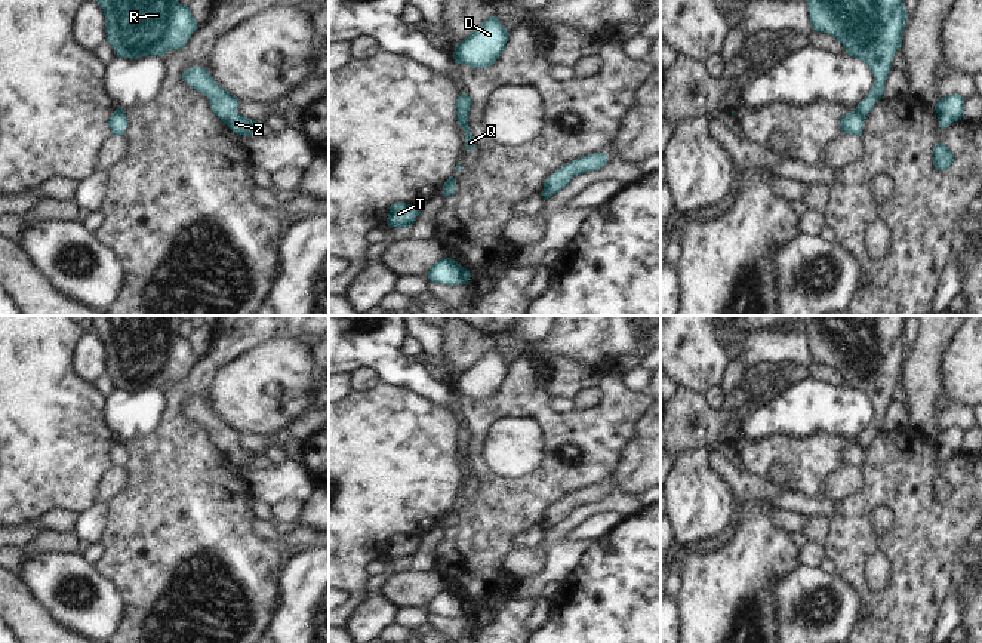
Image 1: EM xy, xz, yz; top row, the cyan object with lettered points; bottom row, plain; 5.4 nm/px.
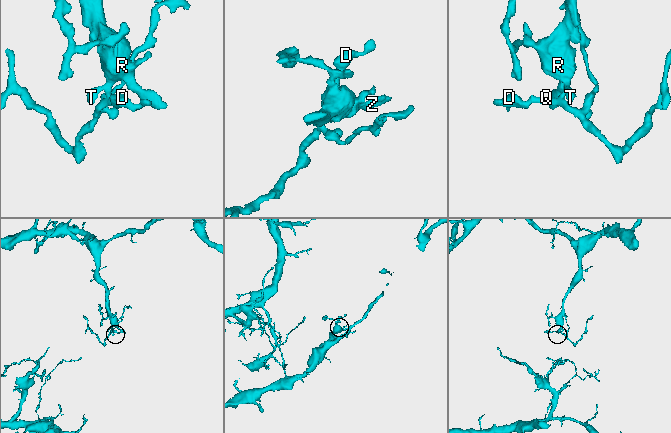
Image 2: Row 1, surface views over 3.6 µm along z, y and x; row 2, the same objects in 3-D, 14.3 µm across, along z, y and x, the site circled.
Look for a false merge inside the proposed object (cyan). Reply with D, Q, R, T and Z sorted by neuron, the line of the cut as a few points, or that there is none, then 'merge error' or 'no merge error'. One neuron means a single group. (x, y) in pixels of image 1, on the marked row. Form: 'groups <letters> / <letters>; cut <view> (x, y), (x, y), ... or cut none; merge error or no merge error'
groups D Q / R T Z; cut yz (856, 108), (864, 116); merge error

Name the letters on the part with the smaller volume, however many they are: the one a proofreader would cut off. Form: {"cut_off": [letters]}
{"cut_off": ["D", "Q"]}

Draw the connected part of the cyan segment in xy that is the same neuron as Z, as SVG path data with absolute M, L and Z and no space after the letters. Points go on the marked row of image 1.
M201 67L187 68L182 79L196 90L203 92L213 113L237 135L249 136L265 129L262 121L243 117L238 113L240 99L224 90L210 71Z

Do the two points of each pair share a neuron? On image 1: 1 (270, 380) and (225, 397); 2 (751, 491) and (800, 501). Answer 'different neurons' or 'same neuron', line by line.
1: same neuron
2: same neuron

